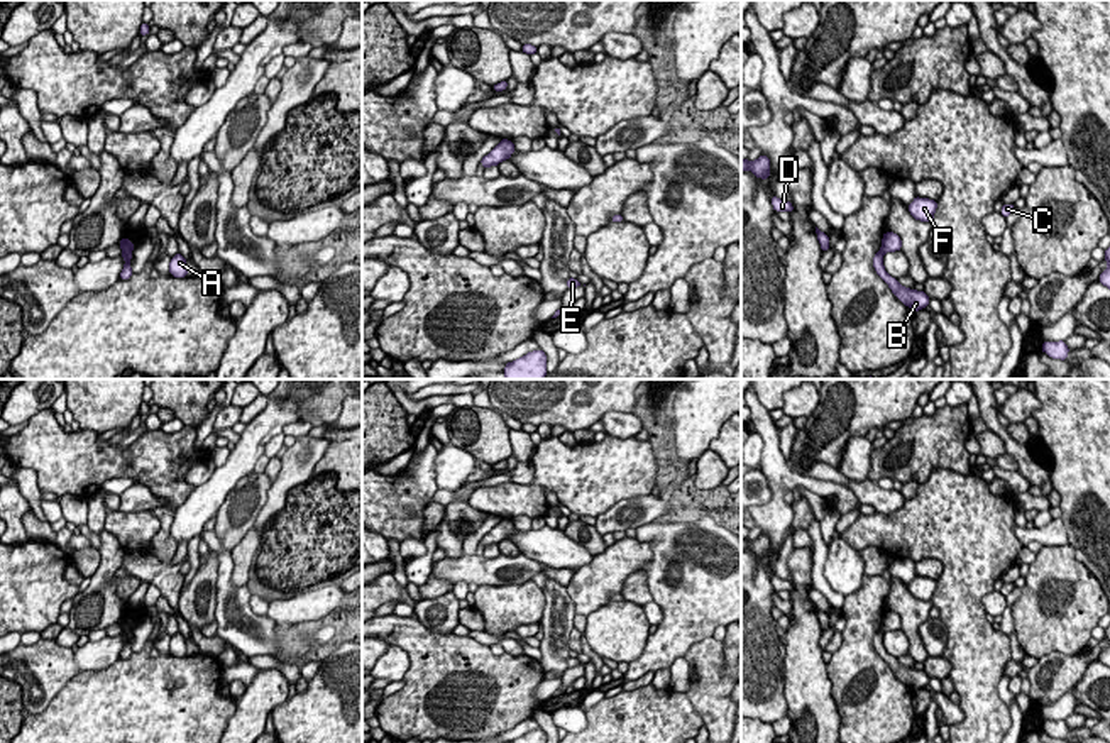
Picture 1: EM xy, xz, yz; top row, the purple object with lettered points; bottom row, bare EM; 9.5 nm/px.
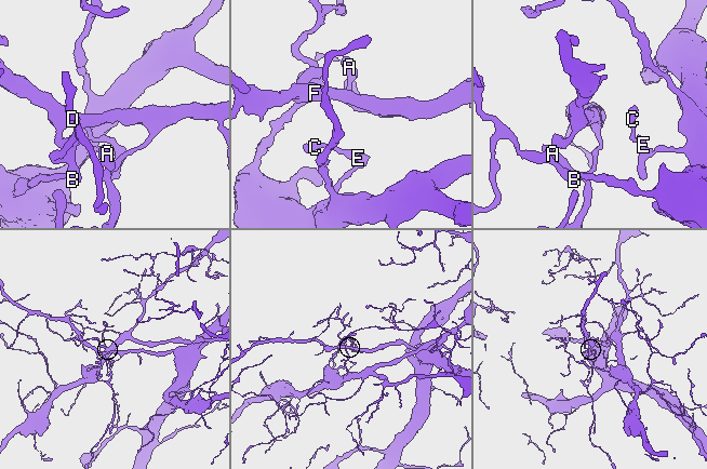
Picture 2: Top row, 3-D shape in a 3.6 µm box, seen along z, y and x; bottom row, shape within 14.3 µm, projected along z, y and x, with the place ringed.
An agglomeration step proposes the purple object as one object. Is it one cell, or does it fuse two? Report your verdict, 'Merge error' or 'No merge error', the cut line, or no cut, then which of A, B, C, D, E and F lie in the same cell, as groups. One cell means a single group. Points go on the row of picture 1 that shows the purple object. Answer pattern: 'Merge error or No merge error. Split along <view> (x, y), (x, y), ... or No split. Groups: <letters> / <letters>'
Merge error. Split along yz (880, 249), (884, 253). Groups: A F / B C D E

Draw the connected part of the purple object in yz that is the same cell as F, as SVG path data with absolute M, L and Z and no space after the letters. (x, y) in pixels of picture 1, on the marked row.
M915 196L914 201L909 205L910 215L920 222L932 222L936 208L937 203L934 200L919 196Z

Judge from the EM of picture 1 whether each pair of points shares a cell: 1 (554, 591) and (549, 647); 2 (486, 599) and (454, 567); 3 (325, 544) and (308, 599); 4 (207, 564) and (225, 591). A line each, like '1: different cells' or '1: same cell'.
1: same cell
2: different cells
3: different cells
4: different cells

